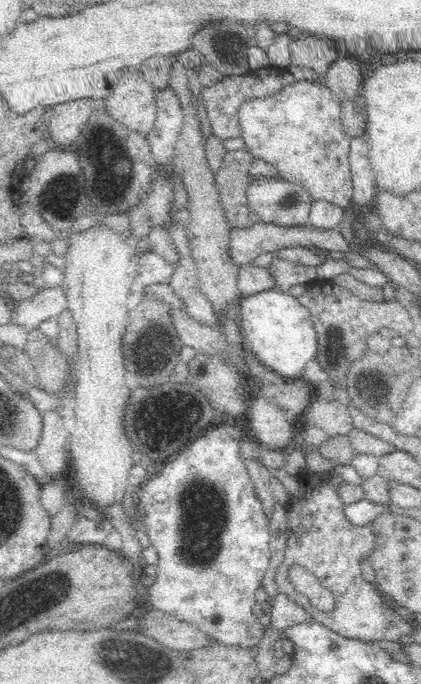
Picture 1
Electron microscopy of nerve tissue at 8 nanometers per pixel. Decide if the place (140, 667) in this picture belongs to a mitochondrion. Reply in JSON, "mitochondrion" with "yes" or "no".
{"mitochondrion":"yes"}

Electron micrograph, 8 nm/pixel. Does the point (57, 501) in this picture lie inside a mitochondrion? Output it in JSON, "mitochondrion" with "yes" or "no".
{"mitochondrion":"no"}

